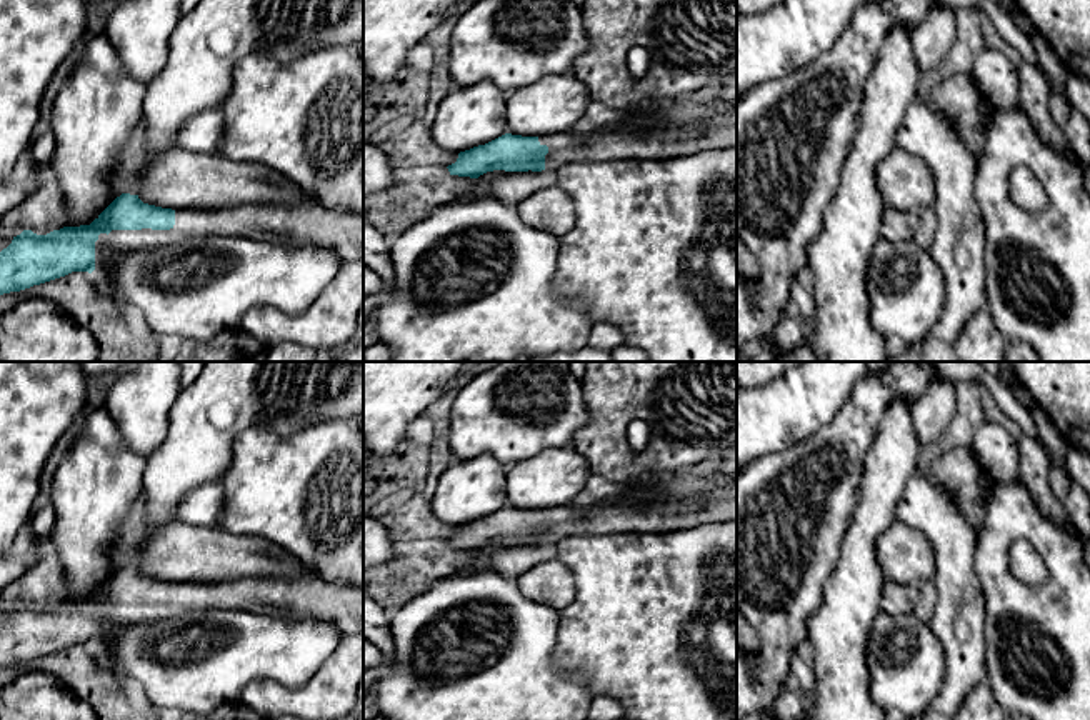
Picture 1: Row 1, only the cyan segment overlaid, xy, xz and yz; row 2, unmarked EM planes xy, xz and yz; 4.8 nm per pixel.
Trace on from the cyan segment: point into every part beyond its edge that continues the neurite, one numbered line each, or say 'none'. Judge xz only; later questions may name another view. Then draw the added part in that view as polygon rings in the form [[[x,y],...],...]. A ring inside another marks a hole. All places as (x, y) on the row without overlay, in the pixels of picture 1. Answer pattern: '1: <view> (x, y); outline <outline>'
1: xz (577, 519); outline [[[737,487],[715,492],[705,502],[665,500],[643,507],[595,507],[582,500],[538,510],[548,520],[545,542],[558,543],[570,535],[675,532],[703,523],[737,522]]]

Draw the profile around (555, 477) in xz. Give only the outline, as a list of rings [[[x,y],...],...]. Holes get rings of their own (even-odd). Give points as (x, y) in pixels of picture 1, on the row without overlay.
[[[572,447],[548,448],[507,470],[507,507],[547,510],[582,500],[592,470]]]

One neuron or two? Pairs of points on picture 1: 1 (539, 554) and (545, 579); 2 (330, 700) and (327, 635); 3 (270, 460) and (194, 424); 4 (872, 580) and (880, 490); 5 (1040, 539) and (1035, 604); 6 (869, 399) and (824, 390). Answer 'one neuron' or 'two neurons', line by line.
1: two neurons
2: two neurons
3: two neurons
4: one neuron
5: one neuron
6: two neurons

